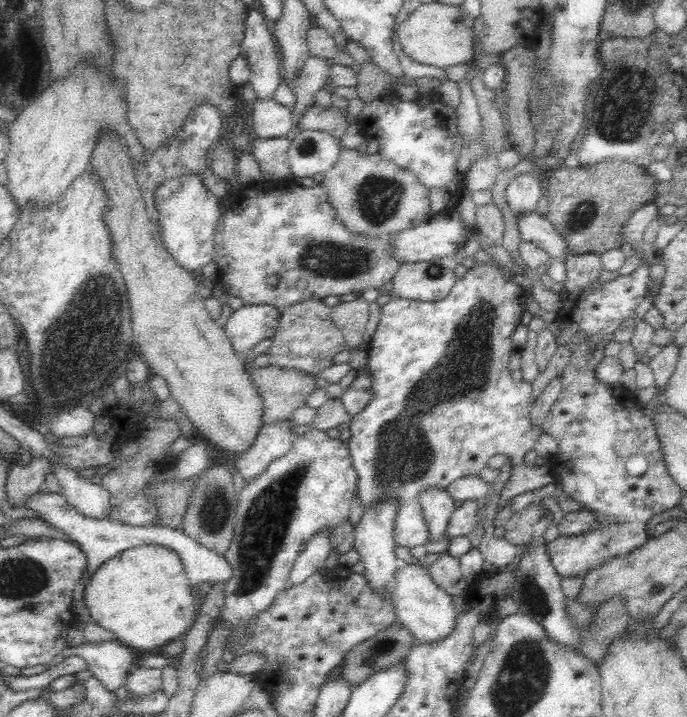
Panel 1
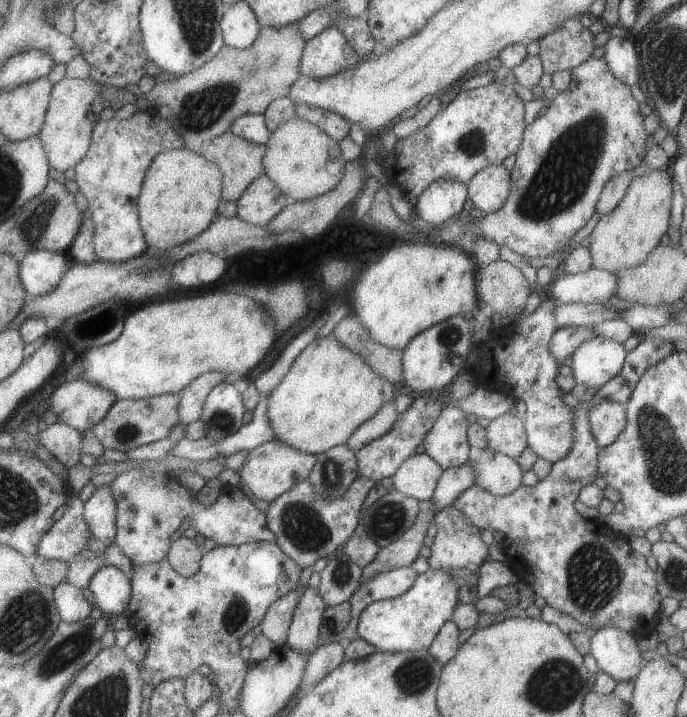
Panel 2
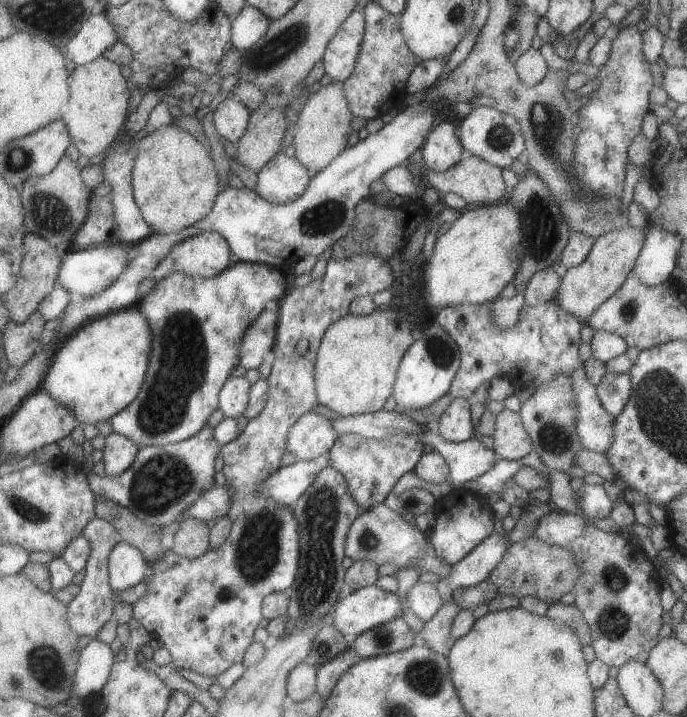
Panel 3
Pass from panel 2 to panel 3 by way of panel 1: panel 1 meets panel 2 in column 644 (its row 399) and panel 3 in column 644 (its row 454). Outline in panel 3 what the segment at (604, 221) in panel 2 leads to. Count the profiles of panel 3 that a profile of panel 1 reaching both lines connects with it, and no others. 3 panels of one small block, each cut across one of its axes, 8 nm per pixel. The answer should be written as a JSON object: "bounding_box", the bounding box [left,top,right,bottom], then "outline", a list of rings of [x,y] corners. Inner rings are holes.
{"bounding_box":[555,224,646,325],"outline":[[[625,224],[619,230],[611,230],[599,238],[593,239],[591,251],[581,264],[570,267],[560,279],[555,300],[559,308],[571,316],[575,316],[583,325],[589,316],[619,289],[625,278],[631,273],[635,260],[640,255],[645,240],[646,228],[638,229]]]}

